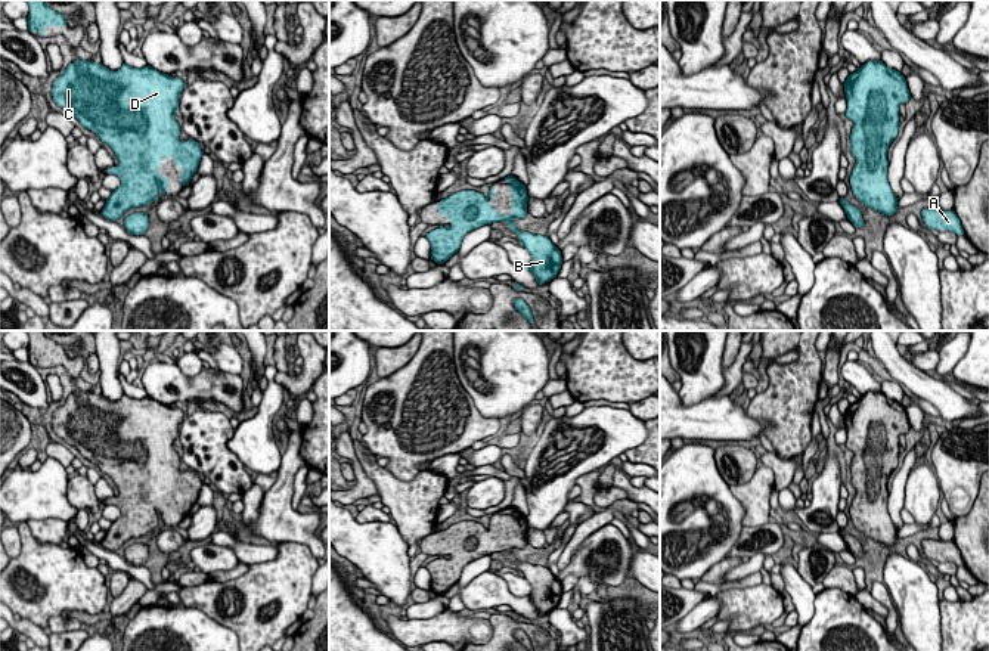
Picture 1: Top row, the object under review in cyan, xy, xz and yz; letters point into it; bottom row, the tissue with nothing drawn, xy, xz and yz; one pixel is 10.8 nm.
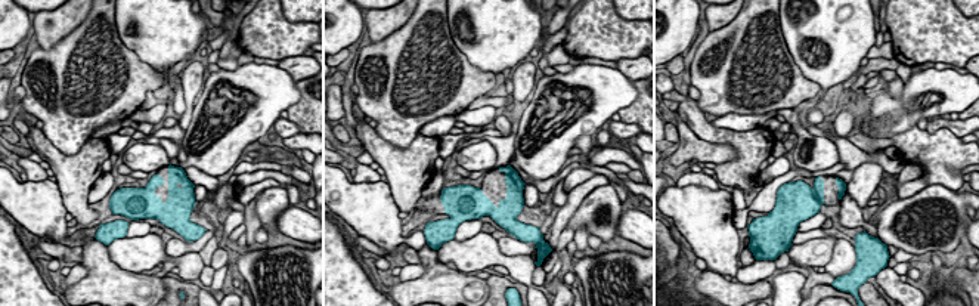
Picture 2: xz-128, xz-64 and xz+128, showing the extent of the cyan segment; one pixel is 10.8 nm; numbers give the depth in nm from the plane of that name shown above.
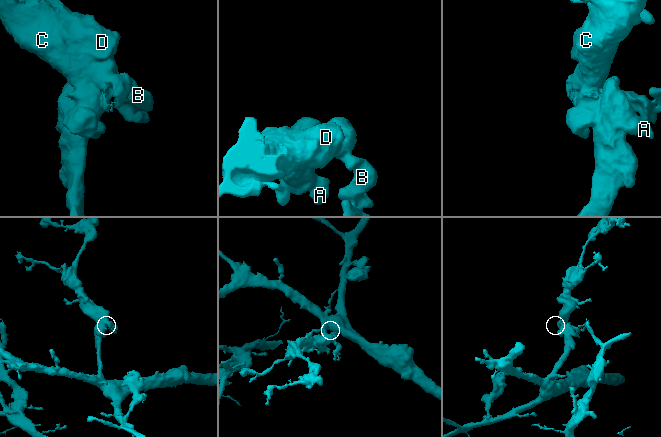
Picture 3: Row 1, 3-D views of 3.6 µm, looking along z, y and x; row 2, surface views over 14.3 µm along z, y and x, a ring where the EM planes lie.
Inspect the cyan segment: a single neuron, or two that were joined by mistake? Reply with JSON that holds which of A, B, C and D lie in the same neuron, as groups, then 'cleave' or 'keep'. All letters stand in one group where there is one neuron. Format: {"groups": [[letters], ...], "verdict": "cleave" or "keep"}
{"groups": [["A", "B", "C", "D"]], "verdict": "keep"}

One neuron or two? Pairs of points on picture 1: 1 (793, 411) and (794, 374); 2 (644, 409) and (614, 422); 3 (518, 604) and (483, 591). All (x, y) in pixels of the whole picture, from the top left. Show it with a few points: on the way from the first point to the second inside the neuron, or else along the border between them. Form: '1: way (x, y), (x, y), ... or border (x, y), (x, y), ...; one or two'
1: way (793, 402), (794, 383); one
2: border (628, 411), (644, 421); two
3: way (509, 600), (492, 591); one

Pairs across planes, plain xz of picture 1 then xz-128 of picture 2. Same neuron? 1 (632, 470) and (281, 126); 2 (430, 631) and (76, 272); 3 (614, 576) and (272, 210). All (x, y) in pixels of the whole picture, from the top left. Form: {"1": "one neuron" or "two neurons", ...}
{"1": "one neuron", "2": "two neurons", "3": "one neuron"}

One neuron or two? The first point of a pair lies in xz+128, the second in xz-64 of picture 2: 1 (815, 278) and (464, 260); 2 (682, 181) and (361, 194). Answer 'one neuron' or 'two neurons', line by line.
1: two neurons
2: two neurons

